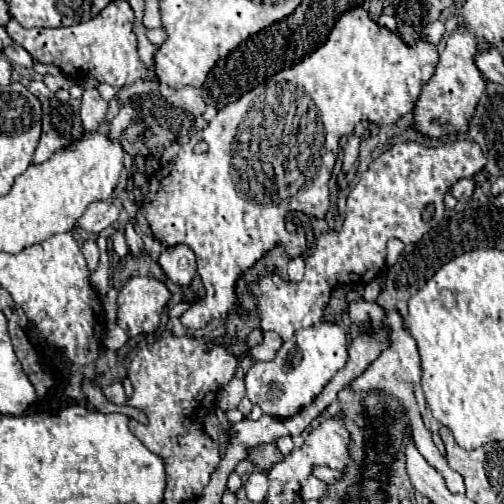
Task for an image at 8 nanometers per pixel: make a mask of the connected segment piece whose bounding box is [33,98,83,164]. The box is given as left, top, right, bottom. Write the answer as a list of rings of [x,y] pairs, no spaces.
[[[57,98],[43,102],[43,132],[39,146],[35,150],[33,162],[45,162],[55,150],[69,146],[83,134],[81,118],[71,108],[69,102],[61,102]]]

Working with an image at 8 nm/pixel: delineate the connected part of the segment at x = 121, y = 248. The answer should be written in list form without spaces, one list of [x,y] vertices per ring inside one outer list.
[[[115,230],[115,232],[111,234],[111,244],[113,244],[113,250],[115,250],[121,258],[129,252],[127,242],[125,242],[125,234],[123,234],[123,230]]]

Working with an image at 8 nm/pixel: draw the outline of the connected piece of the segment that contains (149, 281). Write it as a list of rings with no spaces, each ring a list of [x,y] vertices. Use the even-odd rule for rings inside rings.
[[[131,276],[117,294],[117,324],[129,334],[139,336],[157,330],[161,324],[161,316],[171,300],[171,290],[157,278],[149,276]]]

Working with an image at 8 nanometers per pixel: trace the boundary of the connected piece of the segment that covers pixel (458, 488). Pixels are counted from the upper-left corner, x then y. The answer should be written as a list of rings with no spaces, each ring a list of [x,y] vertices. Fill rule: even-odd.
[[[391,312],[387,314],[385,318],[385,326],[389,326],[391,330],[391,346],[359,376],[351,382],[351,390],[353,392],[367,392],[367,390],[373,390],[373,388],[379,388],[383,390],[385,394],[393,396],[395,400],[401,400],[407,410],[409,410],[409,416],[411,416],[411,426],[413,426],[413,440],[415,440],[415,446],[417,450],[421,452],[421,456],[443,476],[449,492],[457,494],[457,492],[463,492],[465,486],[463,486],[463,478],[461,474],[457,474],[445,460],[445,456],[441,456],[441,452],[437,450],[433,438],[431,438],[431,430],[429,430],[429,416],[427,416],[427,406],[425,406],[425,398],[423,398],[423,390],[421,390],[421,368],[419,368],[419,352],[417,352],[417,346],[415,346],[415,340],[411,338],[411,334],[407,332],[405,328],[405,322],[403,318],[397,314],[397,312]]]

